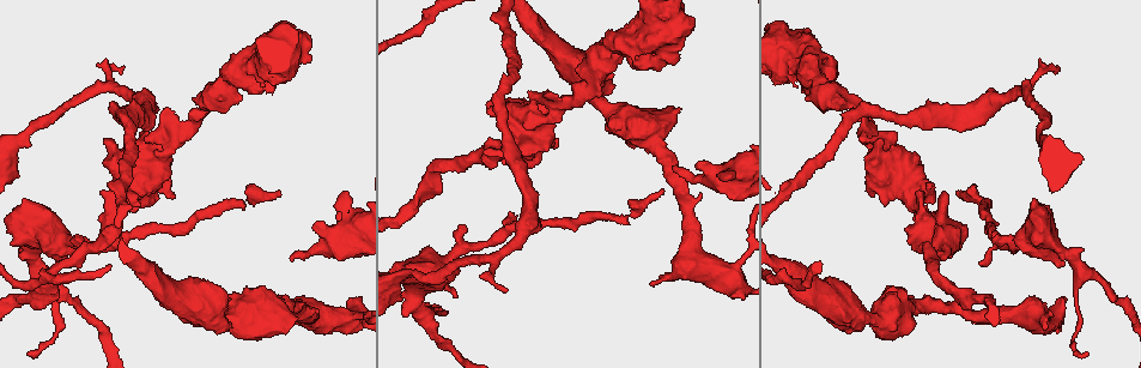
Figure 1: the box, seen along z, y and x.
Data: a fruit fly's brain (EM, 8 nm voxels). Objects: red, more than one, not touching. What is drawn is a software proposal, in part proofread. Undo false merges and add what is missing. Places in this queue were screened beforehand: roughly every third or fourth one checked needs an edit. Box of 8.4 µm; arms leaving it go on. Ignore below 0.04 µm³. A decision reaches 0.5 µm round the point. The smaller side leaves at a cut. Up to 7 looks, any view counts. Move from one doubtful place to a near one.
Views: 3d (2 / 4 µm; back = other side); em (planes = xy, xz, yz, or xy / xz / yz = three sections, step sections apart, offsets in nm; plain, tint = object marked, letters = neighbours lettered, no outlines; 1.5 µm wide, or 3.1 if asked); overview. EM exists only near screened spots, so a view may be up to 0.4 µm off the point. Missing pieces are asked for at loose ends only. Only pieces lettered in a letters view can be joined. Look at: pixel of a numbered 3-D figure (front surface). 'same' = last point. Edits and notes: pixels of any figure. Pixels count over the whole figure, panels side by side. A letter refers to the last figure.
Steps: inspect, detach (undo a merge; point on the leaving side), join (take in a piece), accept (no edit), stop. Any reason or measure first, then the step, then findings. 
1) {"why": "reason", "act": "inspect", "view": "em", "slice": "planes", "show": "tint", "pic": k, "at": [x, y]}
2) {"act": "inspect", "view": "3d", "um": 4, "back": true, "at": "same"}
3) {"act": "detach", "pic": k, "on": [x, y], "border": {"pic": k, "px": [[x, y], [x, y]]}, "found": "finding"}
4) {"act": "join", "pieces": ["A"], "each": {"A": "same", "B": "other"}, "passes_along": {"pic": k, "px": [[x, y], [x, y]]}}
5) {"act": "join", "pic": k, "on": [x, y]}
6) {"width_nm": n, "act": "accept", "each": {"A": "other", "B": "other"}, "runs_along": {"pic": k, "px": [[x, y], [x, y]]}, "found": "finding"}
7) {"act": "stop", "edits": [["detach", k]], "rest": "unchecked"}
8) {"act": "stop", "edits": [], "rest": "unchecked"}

{"why": "an open end", "act": "inspect", "view": "em", "slice": "yz", "step": 4, "show": "letters", "pic": 1, "at": [79, 239]}

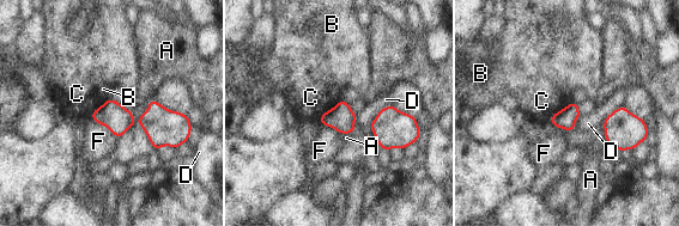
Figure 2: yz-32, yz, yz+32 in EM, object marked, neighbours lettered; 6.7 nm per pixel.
{"act": "inspect", "view": "em", "slice": "planes", "show": "letters", "at": "same"}

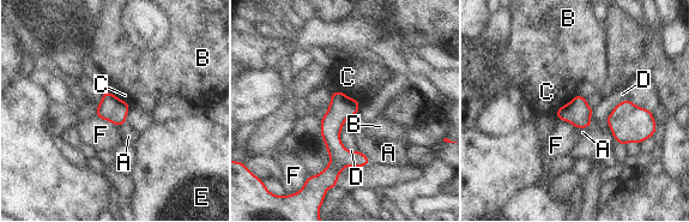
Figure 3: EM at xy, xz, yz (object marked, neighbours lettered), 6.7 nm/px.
{"longest_contact_nm": ["D", 220], "act": "accept", "each": {"A": "other", "B": "other", "C": "other", "D": "other", "E": "other", "F": "other"}, "border": {"pic": 3, "px": [[334, 89], [354, 97], [360, 103]]}, "found": "none of them fits"}

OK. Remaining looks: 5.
{"why": "sudden change in width", "act": "inspect", "view": "em", "slice": "xy", "step": 4, "show": "tint", "pic": 1, "at": [921, 303]}

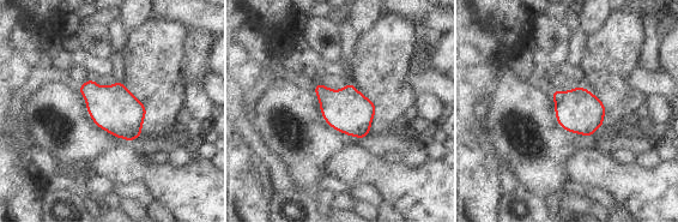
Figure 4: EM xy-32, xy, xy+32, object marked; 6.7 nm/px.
{"why": "cut it another way", "act": "inspect", "view": "em", "slice": "yz", "step": 4, "show": "letters", "at": "same"}

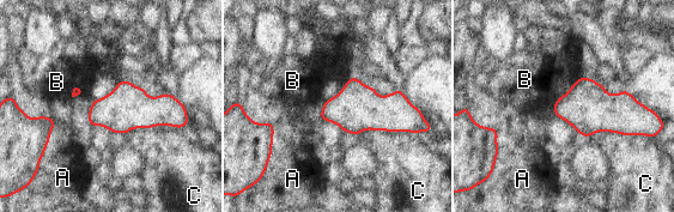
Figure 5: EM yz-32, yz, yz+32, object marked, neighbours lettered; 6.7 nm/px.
{"width_nm": 300, "longest_contact_nm": ["C", 400], "act": "accept", "each": {"A": "other", "B": "other", "C": "other"}, "found": "one neuron here"}

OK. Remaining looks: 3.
{"act": "inspect", "view": "em", "slice": "xz", "step": 8, "show": "letters", "pic": 1, "at": [280, 193]}

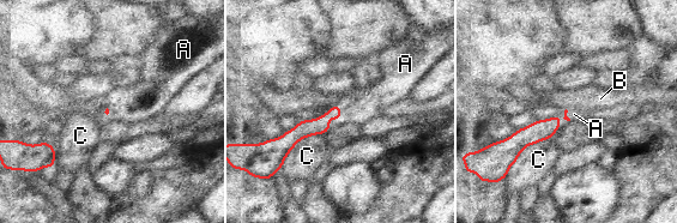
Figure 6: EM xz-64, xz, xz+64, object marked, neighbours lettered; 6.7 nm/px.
{"act": "inspect", "view": "em", "slice": "planes", "show": "letters", "at": "same"}

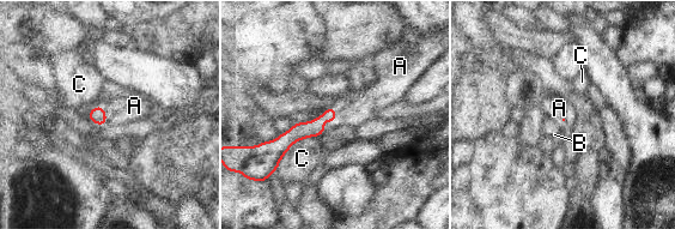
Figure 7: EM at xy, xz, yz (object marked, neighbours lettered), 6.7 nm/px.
{"longest_contact_nm": ["C", 360], "act": "join", "pieces": ["A"], "each": {"A": "same", "B": "other", "C": "other"}, "found": "the neuron continues"}

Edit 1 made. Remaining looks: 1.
{"act": "stop", "edits": [["join", 7]], "rest": "unchecked"}

